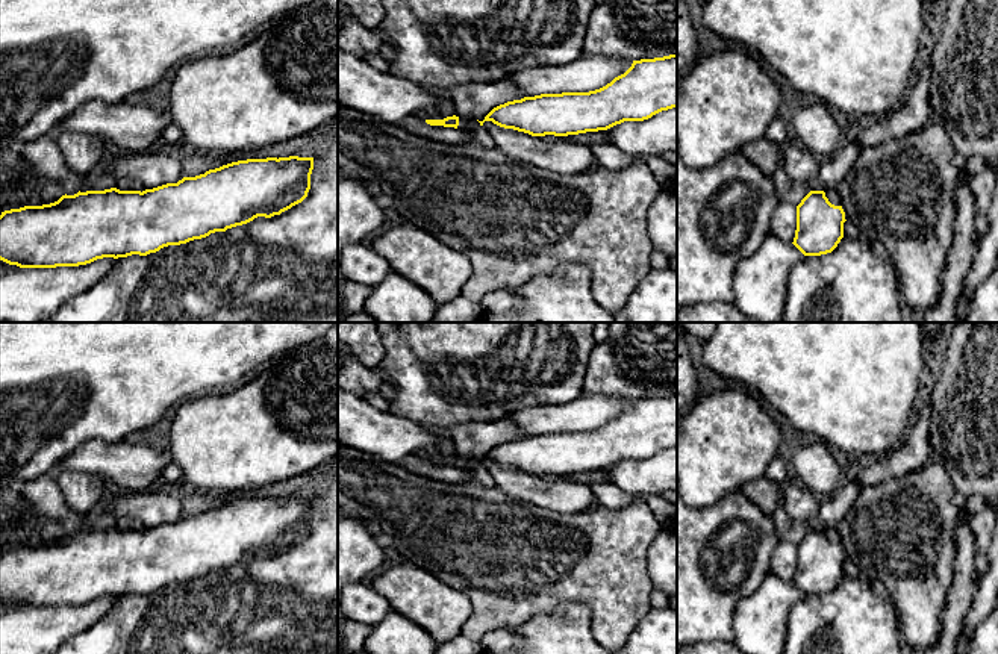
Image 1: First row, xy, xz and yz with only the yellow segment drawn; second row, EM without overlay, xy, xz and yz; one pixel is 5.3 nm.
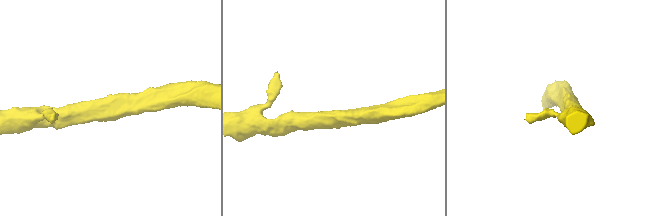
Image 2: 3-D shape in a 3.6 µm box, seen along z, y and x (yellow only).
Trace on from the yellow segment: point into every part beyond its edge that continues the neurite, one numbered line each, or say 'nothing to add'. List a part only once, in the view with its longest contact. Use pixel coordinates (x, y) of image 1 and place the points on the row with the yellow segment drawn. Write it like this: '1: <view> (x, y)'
nothing to add

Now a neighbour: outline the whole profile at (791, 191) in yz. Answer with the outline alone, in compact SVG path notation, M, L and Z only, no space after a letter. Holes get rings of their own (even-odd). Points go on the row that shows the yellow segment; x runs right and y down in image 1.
M854 139L842 144L830 157L821 159L819 173L810 182L792 180L780 165L771 176L775 183L780 201L798 206L810 191L837 188L837 185L853 168L860 151L862 148Z

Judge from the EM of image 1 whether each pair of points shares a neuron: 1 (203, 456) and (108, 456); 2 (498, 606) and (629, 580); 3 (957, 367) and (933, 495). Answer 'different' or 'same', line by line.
1: different
2: same
3: different

